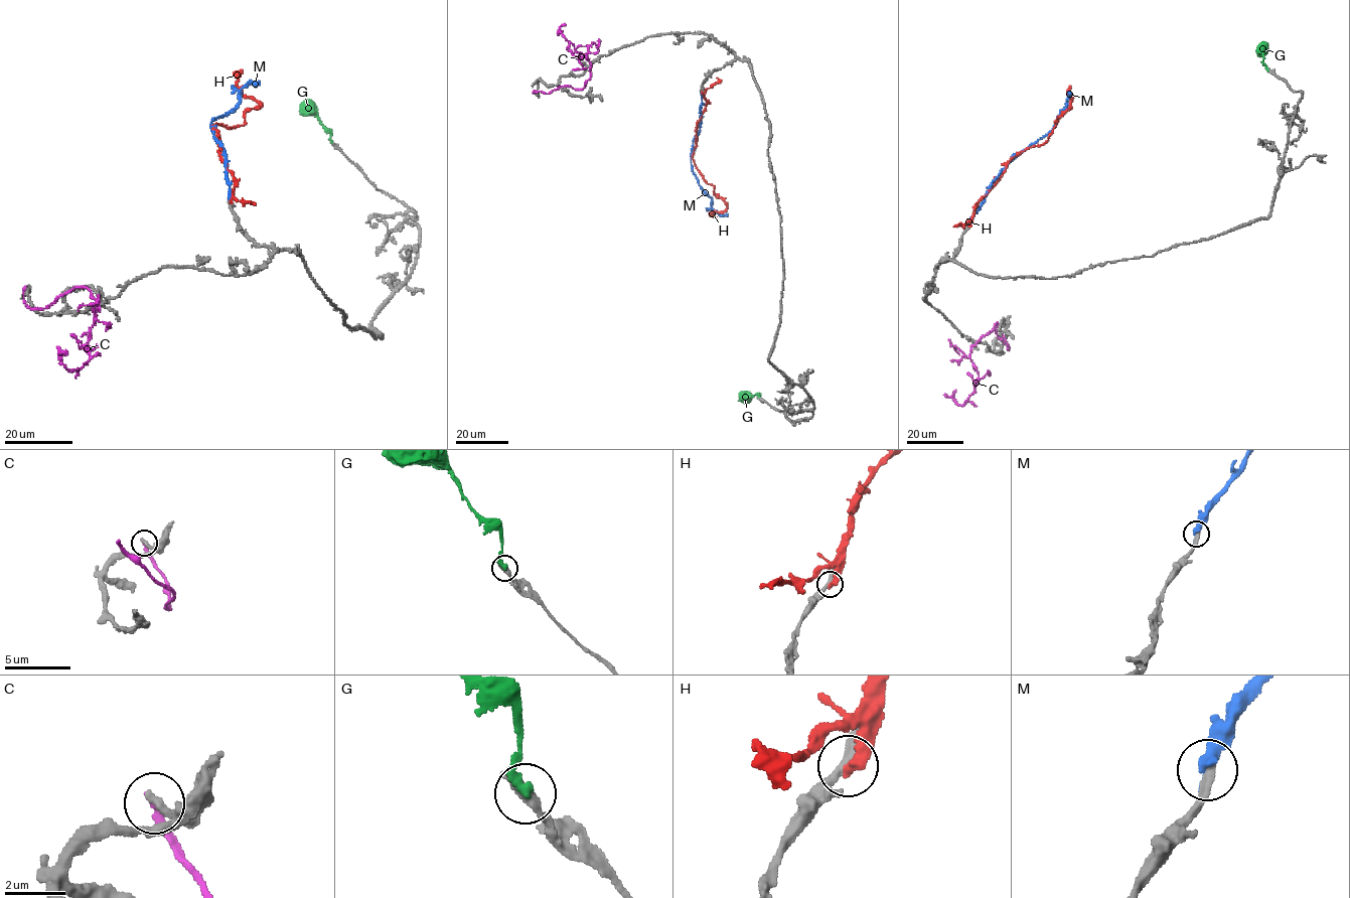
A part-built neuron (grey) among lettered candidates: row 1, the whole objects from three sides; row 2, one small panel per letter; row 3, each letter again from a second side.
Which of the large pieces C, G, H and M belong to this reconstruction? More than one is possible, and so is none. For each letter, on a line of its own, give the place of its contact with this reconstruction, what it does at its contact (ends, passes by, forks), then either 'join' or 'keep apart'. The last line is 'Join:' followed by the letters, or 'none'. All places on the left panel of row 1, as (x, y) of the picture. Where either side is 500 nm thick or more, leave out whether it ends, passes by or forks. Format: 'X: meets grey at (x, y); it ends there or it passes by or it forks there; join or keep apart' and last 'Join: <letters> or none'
C: meets grey at (24, 288); it ends there; keep apart
G: meets grey at (331, 141); keep apart
H: meets grey at (230, 201); it ends there; keep apart
M: meets grey at (229, 197); it ends there; join
Join: M

